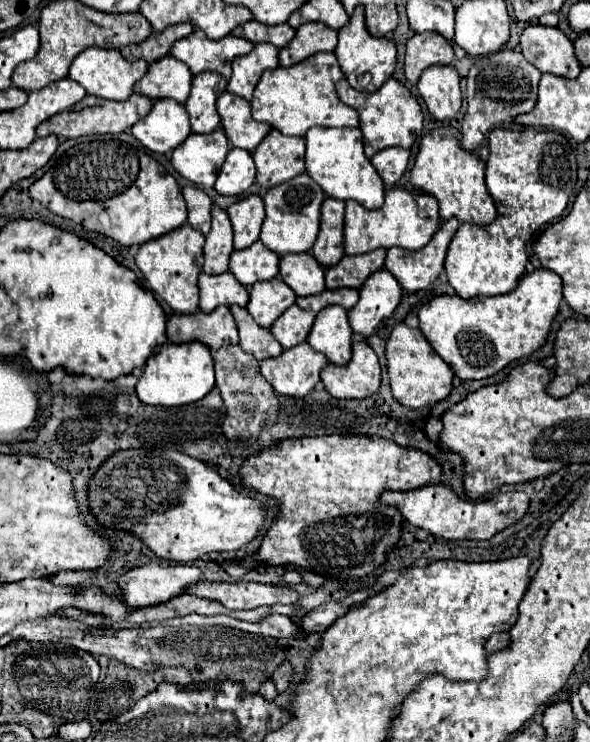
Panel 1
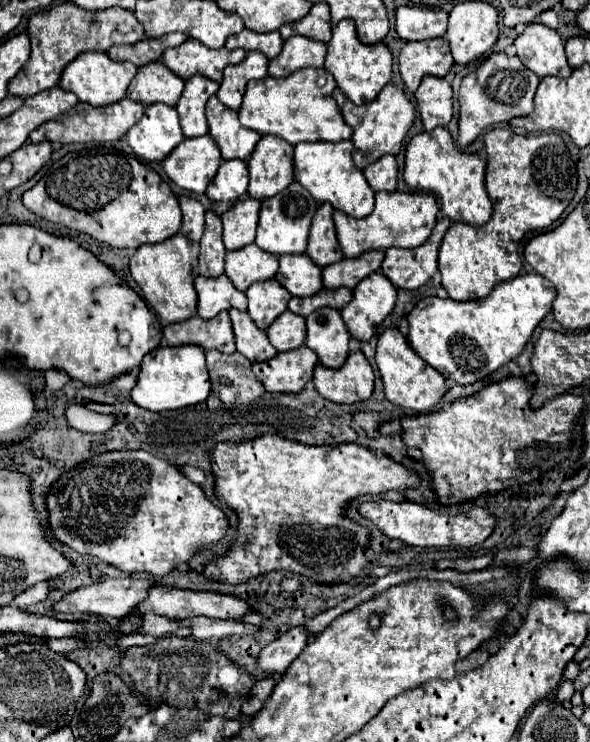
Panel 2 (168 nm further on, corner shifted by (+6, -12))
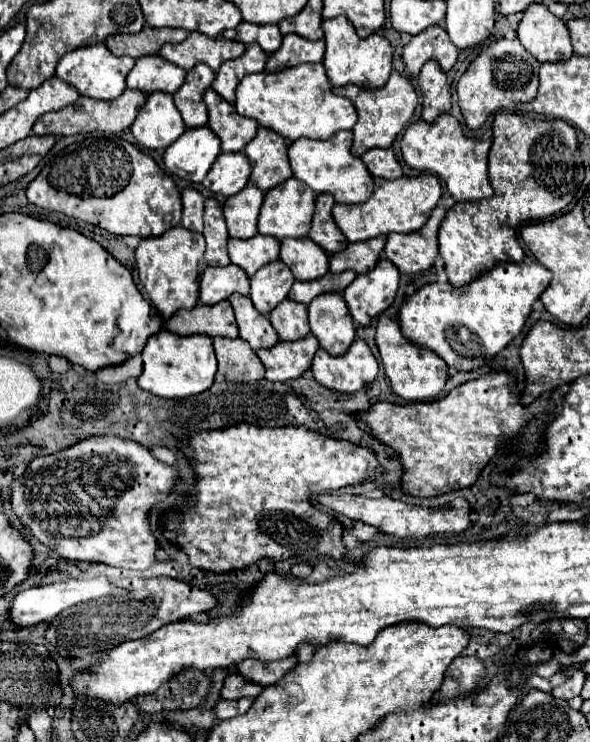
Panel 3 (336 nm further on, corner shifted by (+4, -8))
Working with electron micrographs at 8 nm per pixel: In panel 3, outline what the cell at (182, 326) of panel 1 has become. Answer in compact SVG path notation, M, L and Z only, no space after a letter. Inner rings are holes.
M228 300L218 302L214 306L194 306L192 310L178 310L168 322L166 328L180 336L190 334L206 334L210 338L214 336L238 336L236 318L232 312L232 304Z

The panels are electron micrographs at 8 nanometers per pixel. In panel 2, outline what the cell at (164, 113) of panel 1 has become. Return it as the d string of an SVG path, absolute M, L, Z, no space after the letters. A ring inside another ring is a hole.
M166 104L146 106L142 120L126 136L134 154L144 162L162 162L184 140L178 112Z

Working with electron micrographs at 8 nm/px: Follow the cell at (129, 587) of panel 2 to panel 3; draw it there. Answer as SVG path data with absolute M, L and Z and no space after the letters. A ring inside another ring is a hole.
M102 576L100 578L94 578L94 580L74 580L74 582L60 582L60 584L36 586L36 588L28 588L28 590L18 592L12 598L10 608L8 608L8 616L10 616L10 622L16 628L22 630L22 628L30 628L30 626L36 626L36 624L42 624L42 622L52 620L64 608L76 606L80 602L88 602L88 600L94 600L94 598L102 598L102 596L120 596L122 592L126 592L126 590L116 588L112 582L108 582Z

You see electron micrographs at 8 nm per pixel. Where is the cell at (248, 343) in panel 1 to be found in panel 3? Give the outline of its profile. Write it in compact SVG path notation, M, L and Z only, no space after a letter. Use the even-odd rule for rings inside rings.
M232 294L230 302L234 306L236 322L240 328L240 336L254 348L272 348L278 342L278 334L272 328L270 320L262 316L254 306L248 296L238 296Z

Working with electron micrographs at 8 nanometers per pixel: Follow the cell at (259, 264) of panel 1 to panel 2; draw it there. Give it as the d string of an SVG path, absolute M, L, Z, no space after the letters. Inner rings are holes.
M256 244L240 248L240 252L226 254L226 276L234 288L246 292L250 284L274 278L278 272L278 256L262 252Z

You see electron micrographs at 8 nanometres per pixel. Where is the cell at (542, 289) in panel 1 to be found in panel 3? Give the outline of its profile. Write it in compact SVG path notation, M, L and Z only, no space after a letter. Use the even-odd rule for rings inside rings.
M498 262L460 288L454 288L450 282L432 282L404 300L400 328L408 340L430 348L446 360L450 370L478 370L520 334L532 312L532 304L546 290L550 278L552 272L542 264Z

